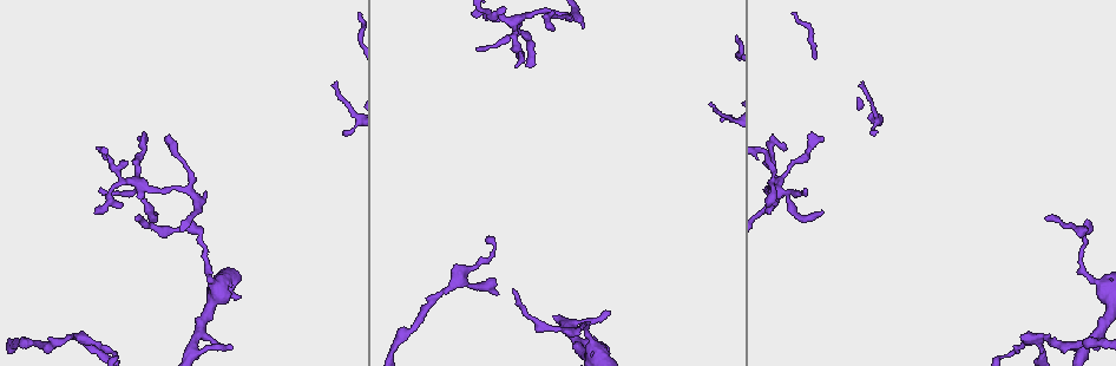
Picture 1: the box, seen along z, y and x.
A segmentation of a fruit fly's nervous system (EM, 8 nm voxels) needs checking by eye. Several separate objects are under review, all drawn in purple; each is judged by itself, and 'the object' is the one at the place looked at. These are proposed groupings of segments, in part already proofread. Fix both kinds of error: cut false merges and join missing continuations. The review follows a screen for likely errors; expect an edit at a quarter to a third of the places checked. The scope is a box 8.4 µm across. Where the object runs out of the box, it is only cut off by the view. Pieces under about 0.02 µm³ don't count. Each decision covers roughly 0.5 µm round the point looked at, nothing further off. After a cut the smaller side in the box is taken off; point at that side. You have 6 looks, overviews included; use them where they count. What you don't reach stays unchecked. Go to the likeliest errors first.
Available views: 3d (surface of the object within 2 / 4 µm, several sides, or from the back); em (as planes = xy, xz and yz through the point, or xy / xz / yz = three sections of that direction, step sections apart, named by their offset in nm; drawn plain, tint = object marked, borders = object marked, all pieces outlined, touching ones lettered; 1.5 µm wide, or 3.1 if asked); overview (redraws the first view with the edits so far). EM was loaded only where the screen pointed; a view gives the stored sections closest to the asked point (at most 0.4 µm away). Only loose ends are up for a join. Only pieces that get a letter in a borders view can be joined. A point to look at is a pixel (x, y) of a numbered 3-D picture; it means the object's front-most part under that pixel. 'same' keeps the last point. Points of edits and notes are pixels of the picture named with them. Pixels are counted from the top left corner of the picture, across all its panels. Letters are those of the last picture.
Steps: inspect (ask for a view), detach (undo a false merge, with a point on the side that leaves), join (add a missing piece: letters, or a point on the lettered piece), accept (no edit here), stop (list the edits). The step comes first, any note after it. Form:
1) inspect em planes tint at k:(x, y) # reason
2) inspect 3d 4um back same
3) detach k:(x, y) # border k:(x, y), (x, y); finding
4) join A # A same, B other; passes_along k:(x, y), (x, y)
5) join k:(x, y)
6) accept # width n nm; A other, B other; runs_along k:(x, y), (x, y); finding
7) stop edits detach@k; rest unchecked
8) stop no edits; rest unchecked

inspect em planes borders at 1:(608, 312)

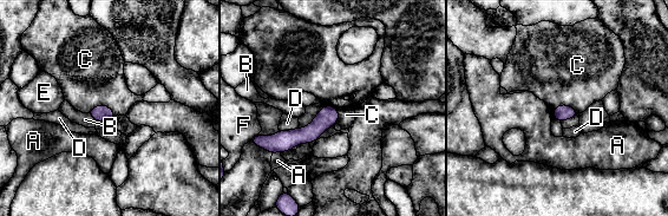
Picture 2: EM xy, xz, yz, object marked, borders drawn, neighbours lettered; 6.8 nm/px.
accept # A other, B other, C other, D other, E other, F other; border 2:(339, 111), (314, 141), (298, 145); no lettered piece goes on from it

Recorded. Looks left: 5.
inspect em planes borders at 1:(1045, 218) # end of a long branch

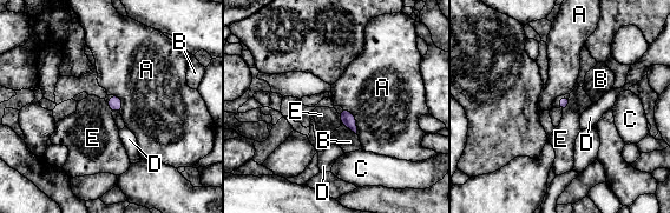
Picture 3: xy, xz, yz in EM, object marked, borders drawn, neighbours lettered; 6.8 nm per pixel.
accept # A other, B other, C other, D other, E other; border 3:(570, 97), (569, 105), (563, 111); none of them fits

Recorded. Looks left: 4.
inspect em xy step 8 tint at 1:(1102, 278) # thick turns thin

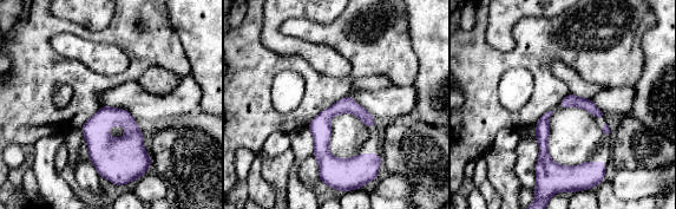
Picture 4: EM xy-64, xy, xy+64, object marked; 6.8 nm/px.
inspect em planes tint same # another direction

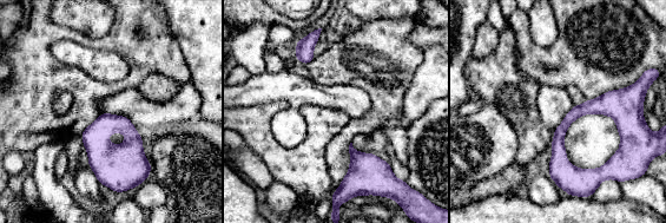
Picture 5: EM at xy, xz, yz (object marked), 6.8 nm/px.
inspect em planes borders same # see the neighbours

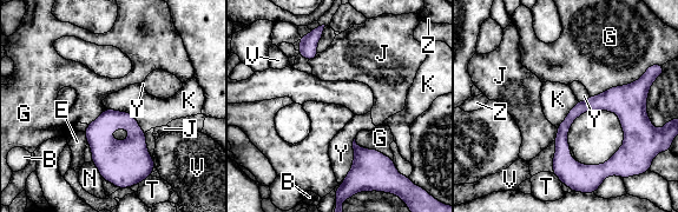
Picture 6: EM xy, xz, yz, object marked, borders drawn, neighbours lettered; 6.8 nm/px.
accept # B other, E other, G other, J other, K other, N other, T other, V other, Y other, Z other; runs_along 6:(629, 87), (568, 120), (561, 176); continuous, no second neuron

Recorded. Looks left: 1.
stop no edits; rest unchecked

